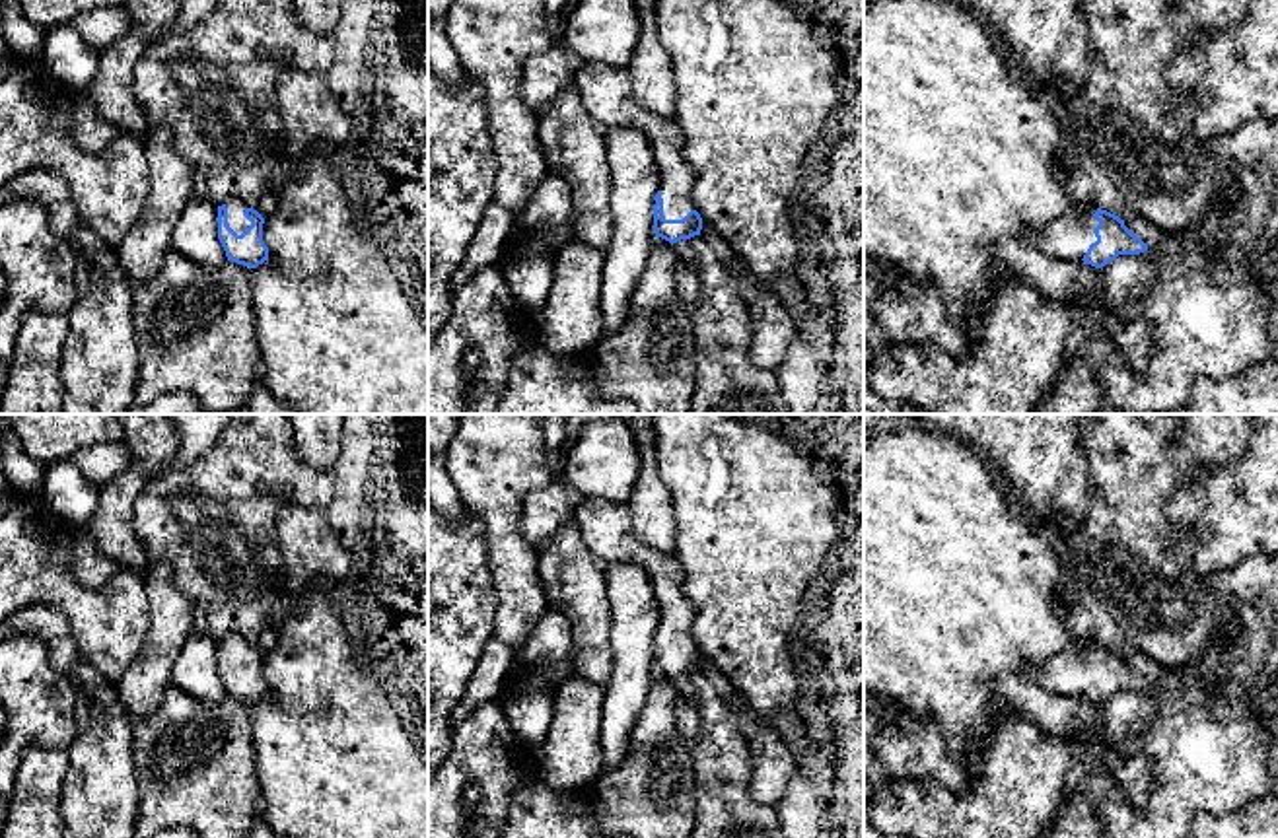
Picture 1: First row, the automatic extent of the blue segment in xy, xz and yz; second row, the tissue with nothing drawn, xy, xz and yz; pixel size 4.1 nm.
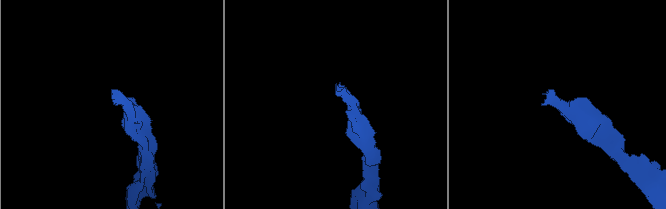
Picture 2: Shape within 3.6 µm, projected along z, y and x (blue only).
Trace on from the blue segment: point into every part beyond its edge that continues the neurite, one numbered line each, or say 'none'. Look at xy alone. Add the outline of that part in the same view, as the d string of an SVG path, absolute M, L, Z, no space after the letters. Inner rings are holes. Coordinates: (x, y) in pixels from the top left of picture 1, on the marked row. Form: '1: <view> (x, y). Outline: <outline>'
1: xy (236, 220). Outline: M230 198L226 202L226 208L228 208L228 226L237 233L241 235L249 226L251 222L243 216L243 212L249 208L243 200L239 198Z

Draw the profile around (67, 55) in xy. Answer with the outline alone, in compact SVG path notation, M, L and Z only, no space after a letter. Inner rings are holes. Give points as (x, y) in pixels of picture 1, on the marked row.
M62 23L47 33L41 62L74 93L82 93L97 74L97 51L72 25Z

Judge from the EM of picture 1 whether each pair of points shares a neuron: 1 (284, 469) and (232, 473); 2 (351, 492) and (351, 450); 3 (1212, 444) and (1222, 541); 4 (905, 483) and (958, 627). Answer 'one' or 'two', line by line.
1: one
2: one
3: two
4: one

